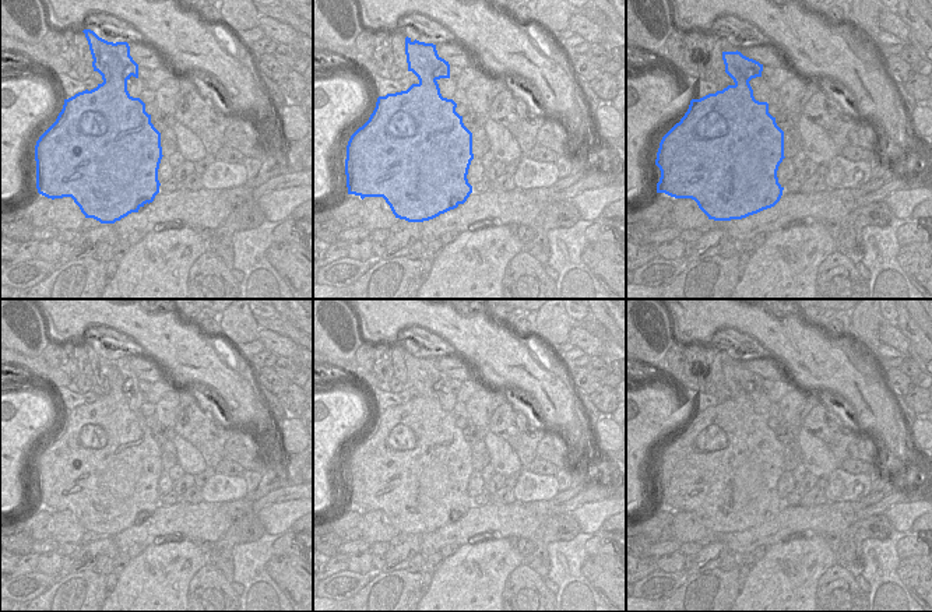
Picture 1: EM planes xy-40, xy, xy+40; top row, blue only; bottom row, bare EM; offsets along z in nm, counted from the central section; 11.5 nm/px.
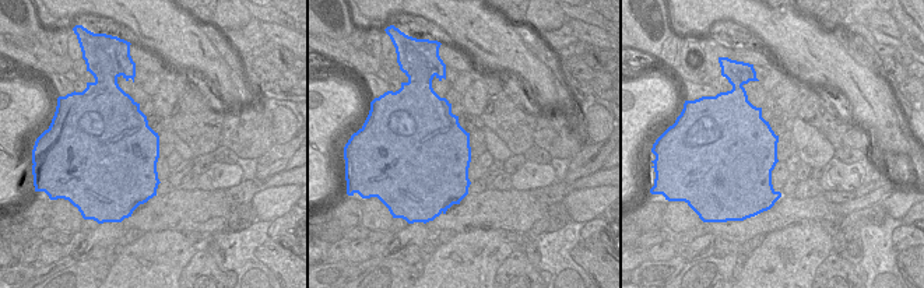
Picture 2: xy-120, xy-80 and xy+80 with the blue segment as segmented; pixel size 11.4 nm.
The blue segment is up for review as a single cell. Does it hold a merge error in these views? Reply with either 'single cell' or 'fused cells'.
fused cells

